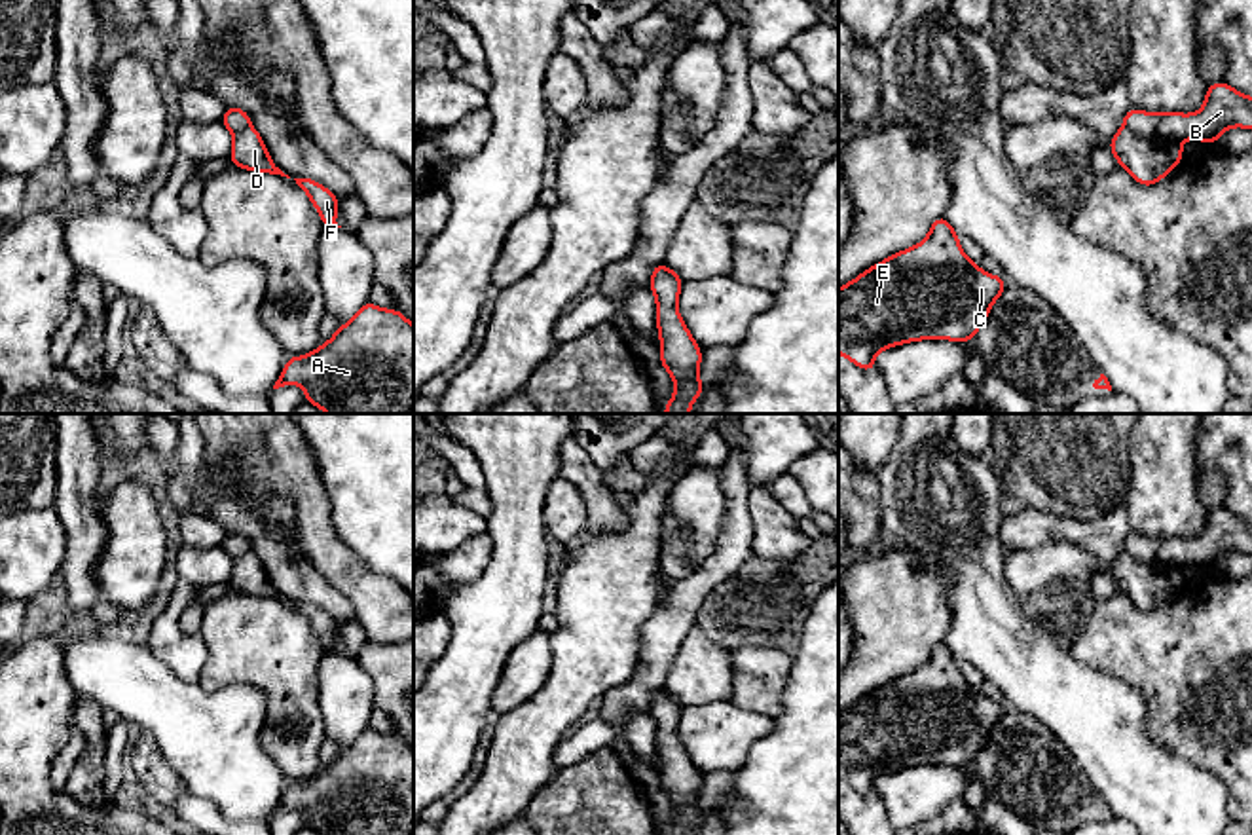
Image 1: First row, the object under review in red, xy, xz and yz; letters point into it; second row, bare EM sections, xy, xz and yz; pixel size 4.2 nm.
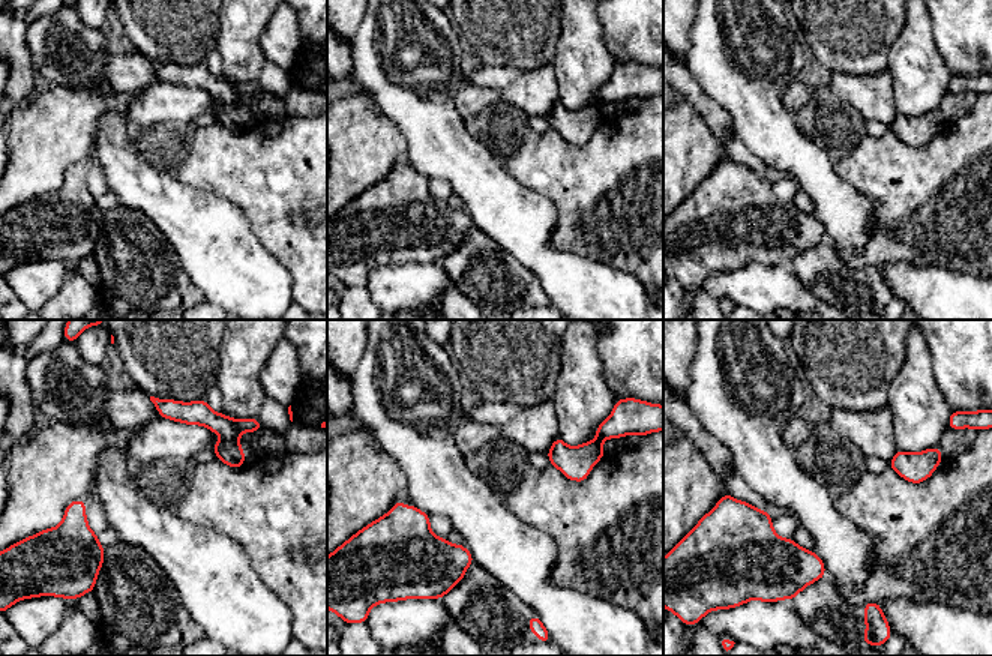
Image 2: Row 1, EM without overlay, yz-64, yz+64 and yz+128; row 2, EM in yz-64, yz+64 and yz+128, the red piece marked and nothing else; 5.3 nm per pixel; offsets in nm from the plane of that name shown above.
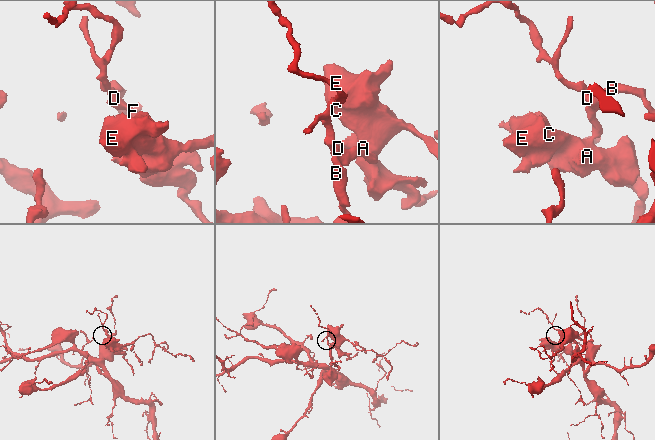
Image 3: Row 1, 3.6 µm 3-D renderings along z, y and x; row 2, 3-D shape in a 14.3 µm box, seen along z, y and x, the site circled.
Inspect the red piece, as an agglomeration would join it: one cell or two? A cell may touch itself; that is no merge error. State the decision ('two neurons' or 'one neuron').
two neurons

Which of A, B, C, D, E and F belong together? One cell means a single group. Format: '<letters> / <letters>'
A C D E F / B

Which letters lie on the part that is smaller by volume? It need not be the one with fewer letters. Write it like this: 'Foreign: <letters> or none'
Foreign: A, C, D, E, F

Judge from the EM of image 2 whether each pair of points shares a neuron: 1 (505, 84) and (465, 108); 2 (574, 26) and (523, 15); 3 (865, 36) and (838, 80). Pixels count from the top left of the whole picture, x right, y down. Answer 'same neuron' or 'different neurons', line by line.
1: different neurons
2: different neurons
3: different neurons

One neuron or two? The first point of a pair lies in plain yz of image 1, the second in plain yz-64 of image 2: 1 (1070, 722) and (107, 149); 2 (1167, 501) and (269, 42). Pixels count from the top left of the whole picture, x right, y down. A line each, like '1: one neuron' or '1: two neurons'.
1: one neuron
2: two neurons

